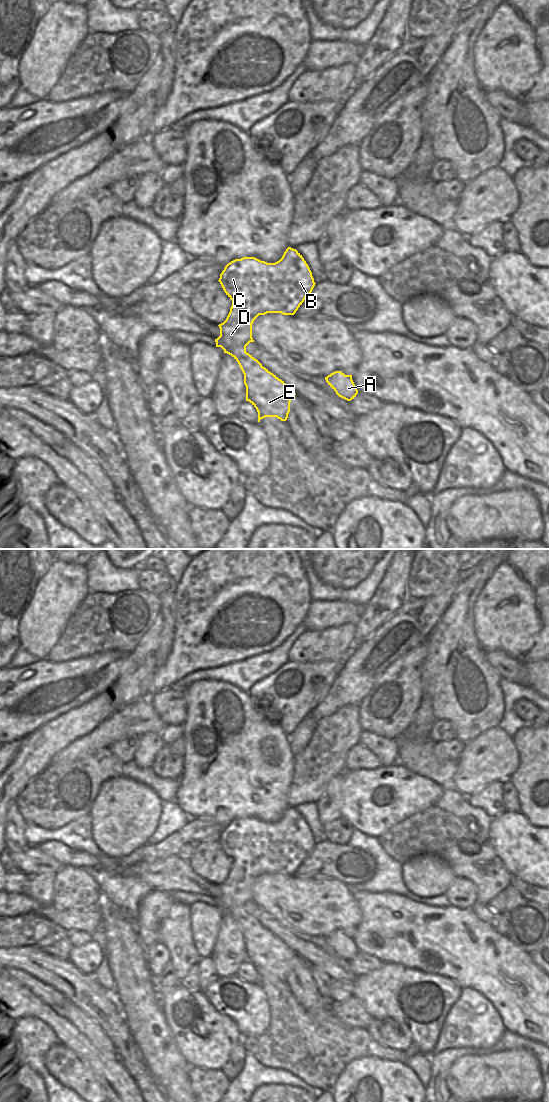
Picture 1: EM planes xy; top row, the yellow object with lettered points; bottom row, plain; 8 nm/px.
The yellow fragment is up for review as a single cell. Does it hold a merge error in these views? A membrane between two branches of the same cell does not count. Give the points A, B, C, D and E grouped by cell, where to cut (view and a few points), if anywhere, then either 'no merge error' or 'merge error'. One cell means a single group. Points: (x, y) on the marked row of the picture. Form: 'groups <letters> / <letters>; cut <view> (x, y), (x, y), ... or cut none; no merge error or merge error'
groups A B C D E; cut none; no merge error

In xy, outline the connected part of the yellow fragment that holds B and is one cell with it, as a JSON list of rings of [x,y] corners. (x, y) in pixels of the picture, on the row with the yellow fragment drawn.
[[[288,247],[282,258],[275,263],[267,263],[255,257],[243,257],[228,263],[218,280],[232,300],[232,306],[226,320],[219,324],[220,336],[215,339],[216,347],[231,355],[244,374],[246,401],[258,412],[258,422],[265,417],[277,417],[286,421],[290,412],[290,402],[296,395],[292,389],[276,375],[246,352],[246,346],[254,342],[252,324],[259,315],[281,313],[294,315],[304,300],[312,292],[315,282],[312,272],[302,255]]]

